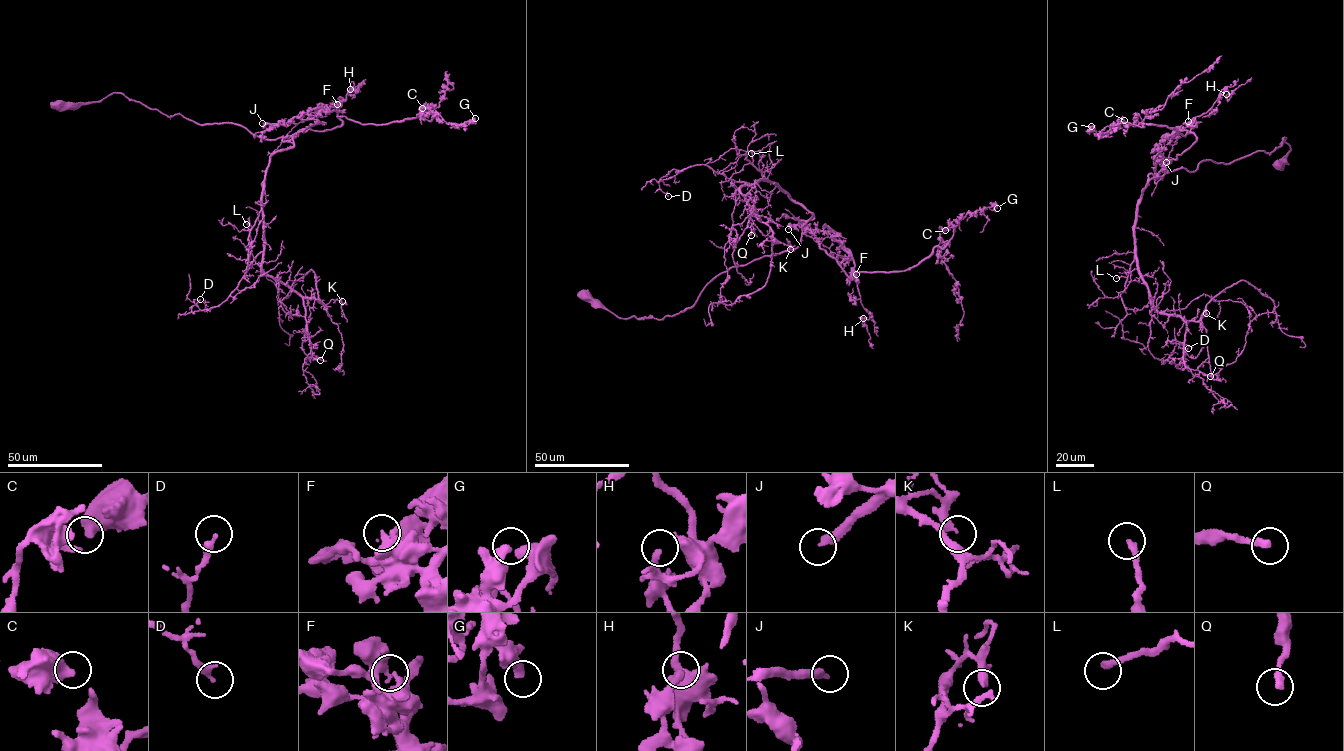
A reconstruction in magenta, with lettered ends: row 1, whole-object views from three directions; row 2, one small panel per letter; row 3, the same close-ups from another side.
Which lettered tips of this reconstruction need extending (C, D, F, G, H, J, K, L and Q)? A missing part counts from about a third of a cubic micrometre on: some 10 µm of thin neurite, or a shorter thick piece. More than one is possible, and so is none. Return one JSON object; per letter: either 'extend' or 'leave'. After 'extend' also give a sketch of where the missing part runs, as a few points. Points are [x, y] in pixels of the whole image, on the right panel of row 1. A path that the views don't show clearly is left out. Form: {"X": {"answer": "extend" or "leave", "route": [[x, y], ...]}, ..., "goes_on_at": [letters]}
{"C": {"answer": "leave"}, "D": {"answer": "leave"}, "F": {"answer": "leave"}, "G": {"answer": "leave"}, "H": {"answer": "leave"}, "J": {"answer": "extend"}, "K": {"answer": "leave"}, "L": {"answer": "extend"}, "Q": {"answer": "leave"}, "goes_on_at": ["J", "L"]}

